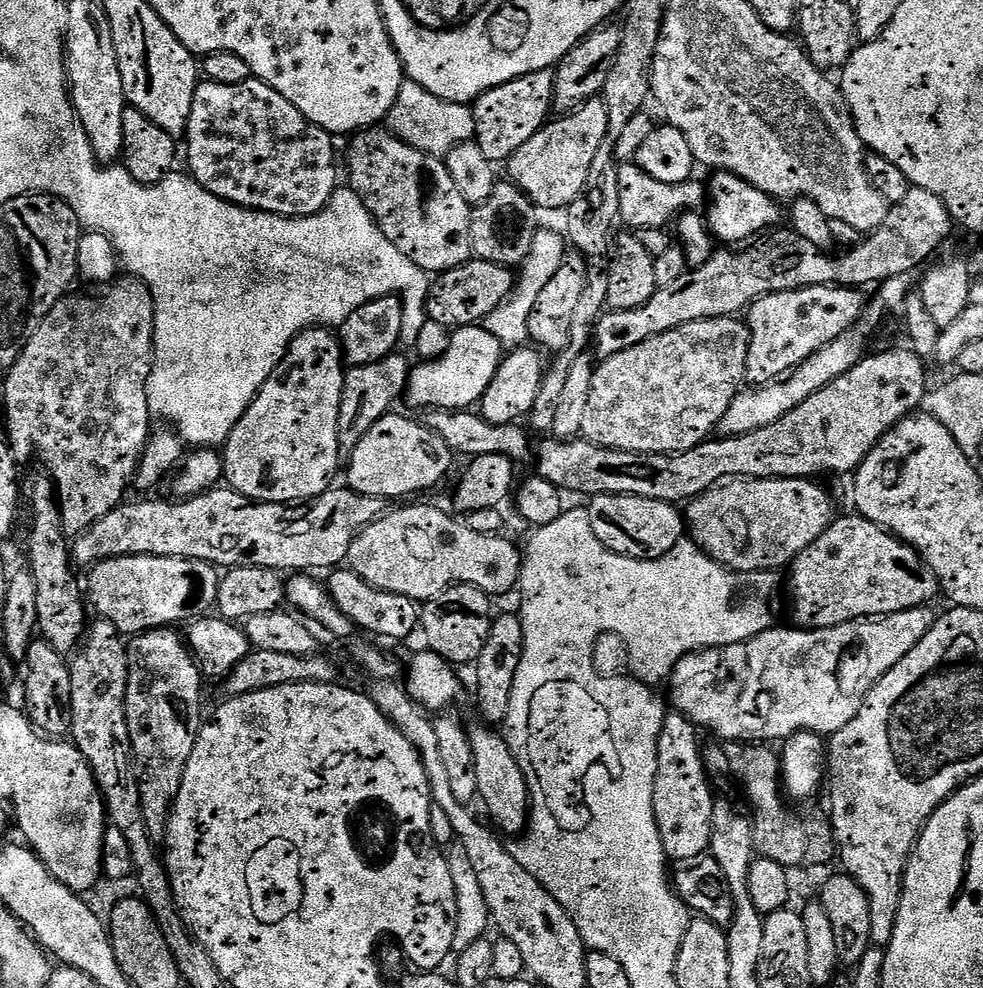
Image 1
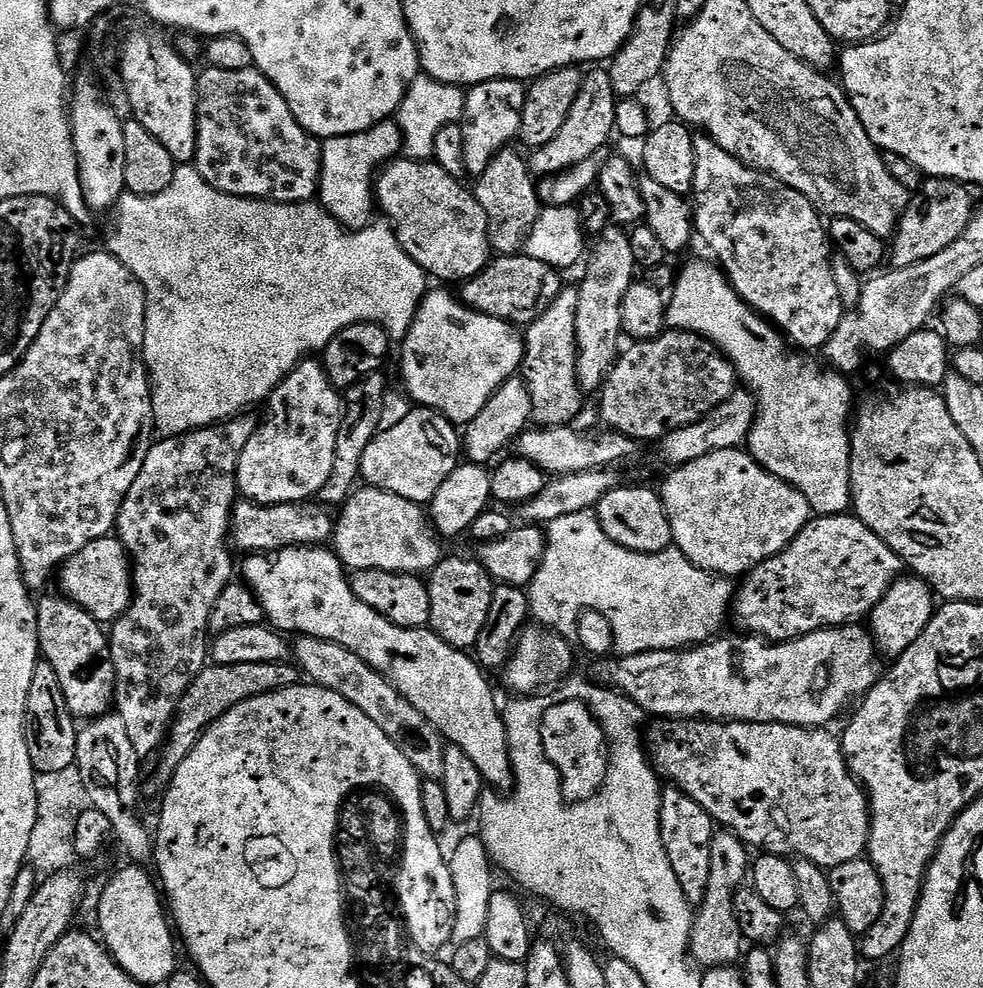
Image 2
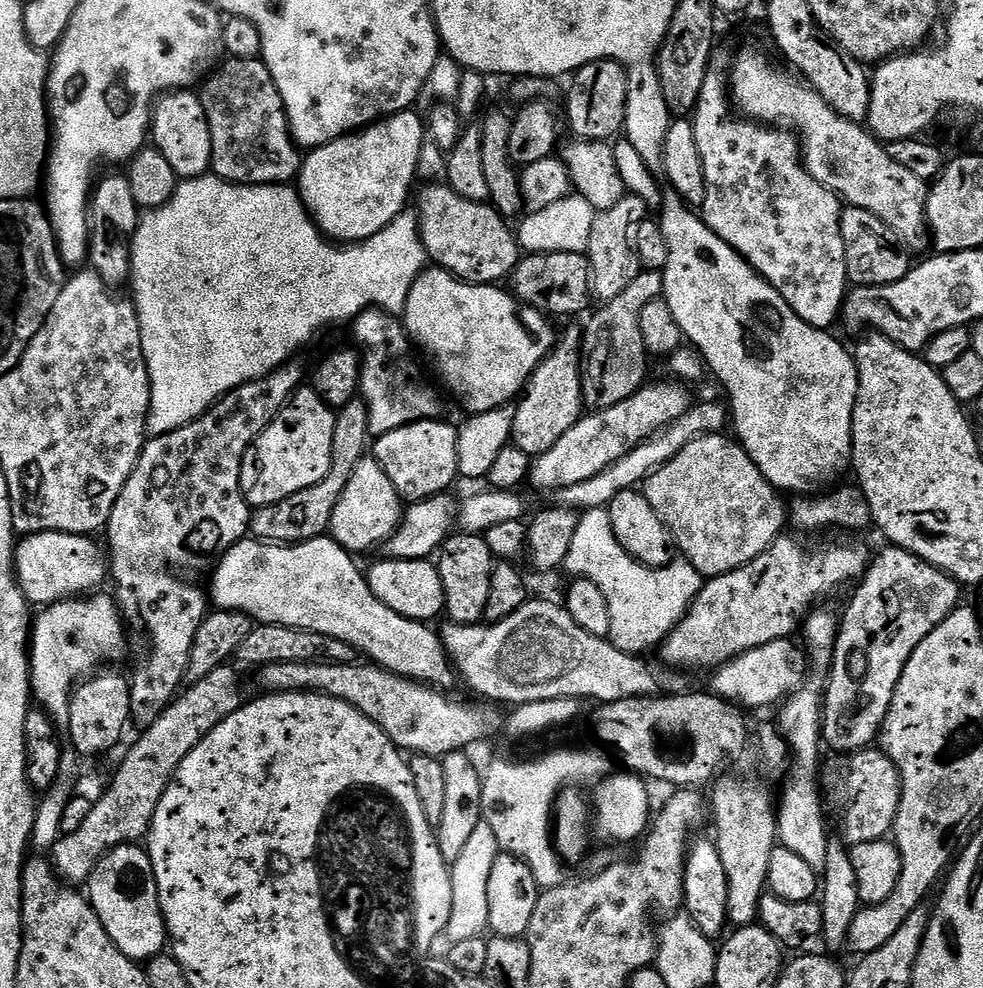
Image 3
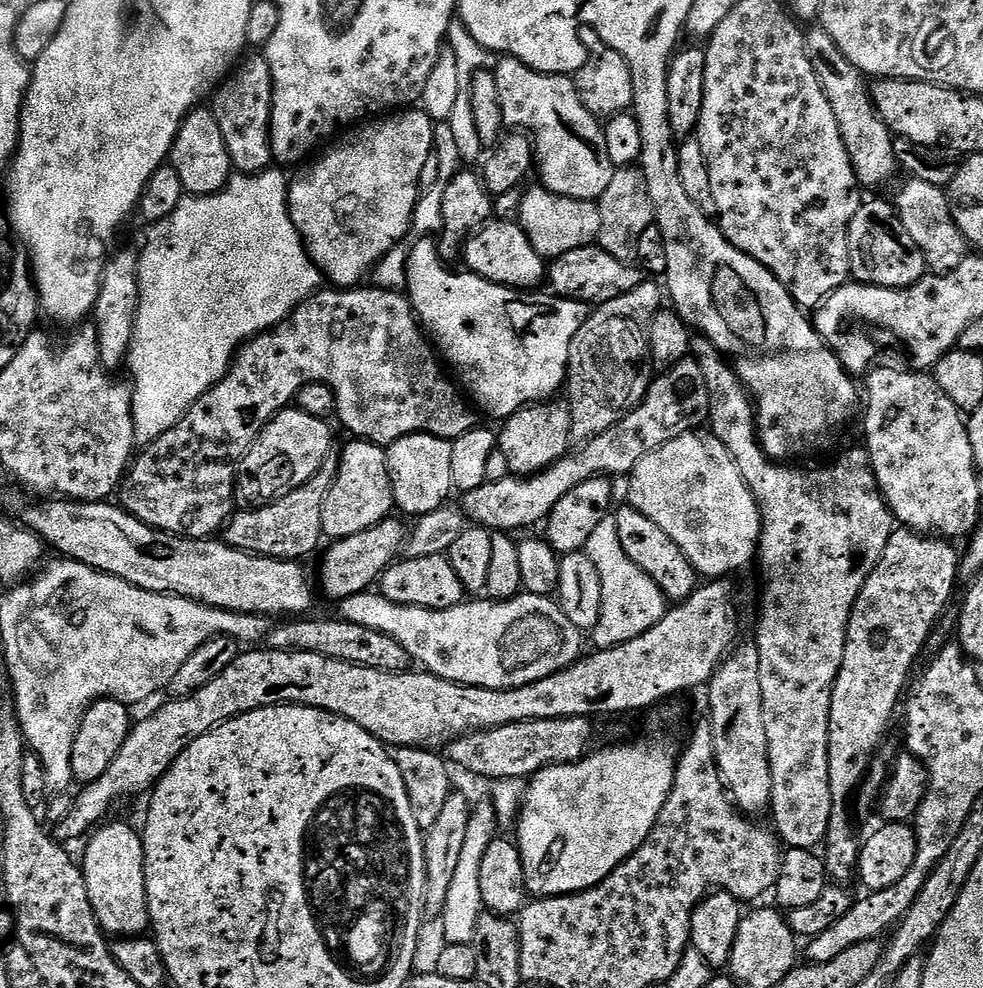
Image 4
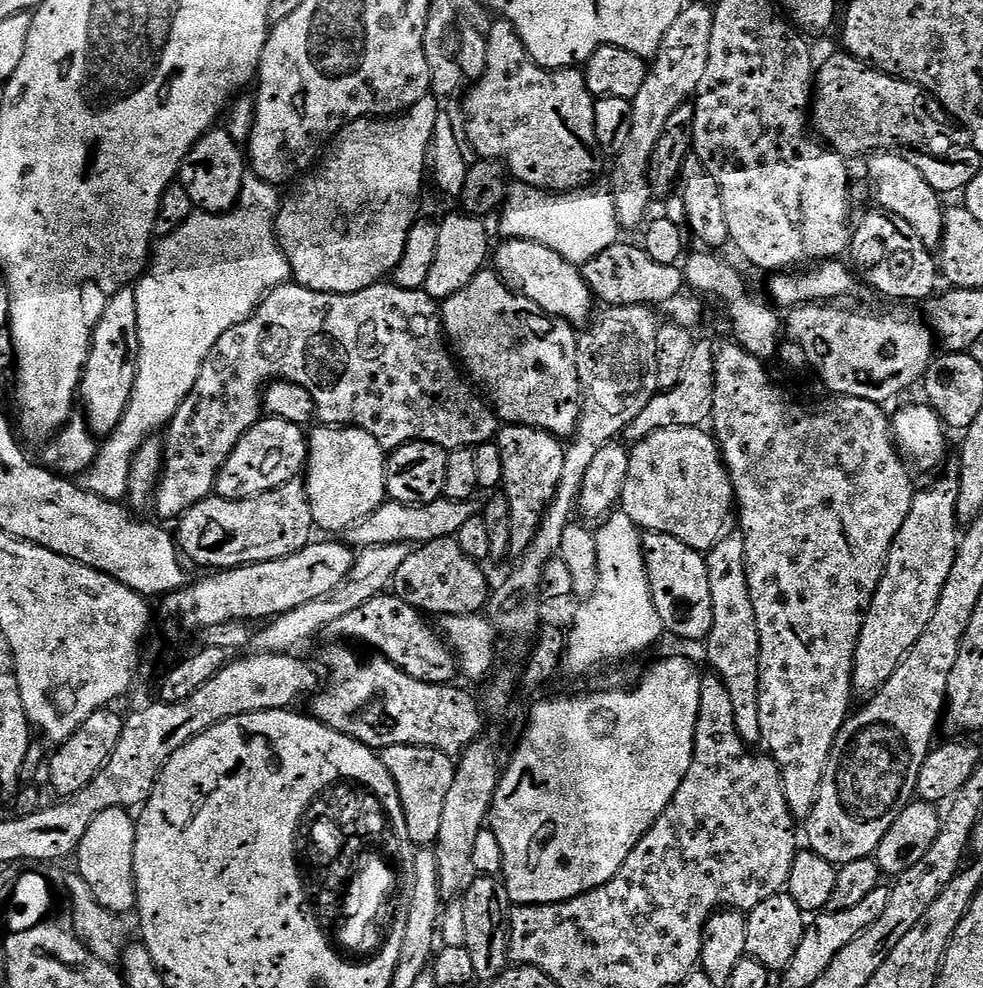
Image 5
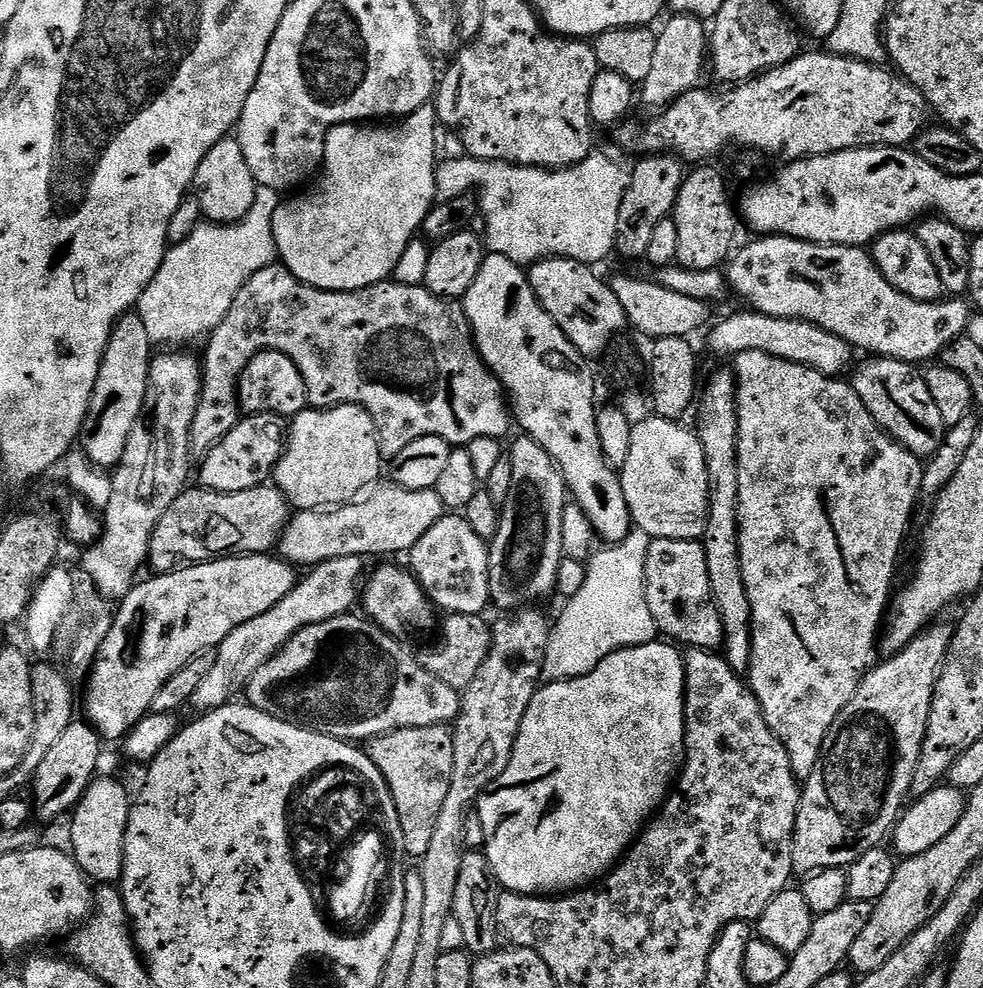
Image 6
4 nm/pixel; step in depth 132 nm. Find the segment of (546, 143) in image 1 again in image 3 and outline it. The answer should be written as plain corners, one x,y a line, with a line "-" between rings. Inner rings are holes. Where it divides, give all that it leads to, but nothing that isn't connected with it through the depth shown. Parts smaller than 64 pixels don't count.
595,60
584,64
571,80
572,89
568,92
568,124
572,127
571,135
577,140
611,141
617,135
615,132
625,127
630,112
627,67
616,60

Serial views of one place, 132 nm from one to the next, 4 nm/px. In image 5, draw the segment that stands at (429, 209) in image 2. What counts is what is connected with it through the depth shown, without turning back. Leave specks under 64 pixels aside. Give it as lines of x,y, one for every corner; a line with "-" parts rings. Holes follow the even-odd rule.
505,239
500,243
504,244
494,248
494,271
513,292
530,298
530,302
534,302
534,306
541,308
548,316
566,320
573,326
587,325
593,319
594,297
577,265
566,262
562,254
554,254
554,250
538,242

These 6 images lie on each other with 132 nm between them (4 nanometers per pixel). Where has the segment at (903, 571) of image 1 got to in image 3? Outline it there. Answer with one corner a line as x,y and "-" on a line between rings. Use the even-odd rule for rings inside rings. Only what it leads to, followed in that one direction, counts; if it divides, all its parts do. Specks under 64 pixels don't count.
781,534
777,536
775,542
767,548
762,554
758,554
758,558
754,558
750,562
746,562
742,566
738,566
734,570
730,570
721,576
713,576
705,579
704,589
700,591
694,598
694,602
688,607
688,613
683,616
678,622
678,626
674,626
674,630
669,632
663,644
659,645
658,653
660,652
659,659
663,661
667,667
673,670
689,670
688,668
708,668
707,670
715,670
722,664
741,656
743,652
749,652
755,648
766,646
775,640
783,640
791,637
792,631
799,629
805,622
805,617
817,607
816,600
824,600
827,596
835,594
839,588
844,588
848,583
851,585
853,582
859,581
860,577
868,571
870,563
870,552
867,552
860,544
816,544
813,548
807,548
800,540
795,540
794,537
788,536
789,534

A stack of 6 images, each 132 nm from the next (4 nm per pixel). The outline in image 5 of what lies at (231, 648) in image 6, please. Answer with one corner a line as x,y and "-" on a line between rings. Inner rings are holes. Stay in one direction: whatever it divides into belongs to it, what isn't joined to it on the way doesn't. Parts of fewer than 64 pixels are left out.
387,544
386,546
370,546
359,549
350,574
339,584
329,596
314,598
314,602
306,602
306,606
298,606
298,610
290,610
286,614
269,619
260,633
255,633
255,647
262,652
287,652
296,650
299,644
307,642
311,636
320,636
330,622
350,614
362,602
370,602
370,598
381,595
391,585
394,574
398,574
398,566
406,562
410,548
407,544

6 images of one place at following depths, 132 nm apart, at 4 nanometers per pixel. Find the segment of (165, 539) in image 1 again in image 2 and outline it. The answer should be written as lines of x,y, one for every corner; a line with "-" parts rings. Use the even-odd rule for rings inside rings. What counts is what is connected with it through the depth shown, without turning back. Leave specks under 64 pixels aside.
240,502
232,510
230,540
244,554
275,554
284,548
324,546
334,536
334,516
328,512
331,511
327,507
316,502
269,505

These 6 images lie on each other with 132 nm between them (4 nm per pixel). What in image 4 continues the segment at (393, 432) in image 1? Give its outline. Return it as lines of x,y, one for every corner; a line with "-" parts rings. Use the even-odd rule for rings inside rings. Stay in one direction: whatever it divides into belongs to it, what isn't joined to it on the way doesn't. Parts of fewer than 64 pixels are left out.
415,432
412,436
403,436
401,440
387,445
388,473
392,483
392,498
397,509
400,508
408,516
422,518
434,510
445,507
449,503
448,495
453,495
452,479
450,478
450,454
452,446
440,436
430,436
427,432

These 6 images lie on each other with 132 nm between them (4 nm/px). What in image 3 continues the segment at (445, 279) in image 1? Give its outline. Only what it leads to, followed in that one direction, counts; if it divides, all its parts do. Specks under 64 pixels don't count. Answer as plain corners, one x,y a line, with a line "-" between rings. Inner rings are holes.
537,252
525,255
510,277
510,288
521,304
529,304
549,317
576,316
592,296
592,275
588,269
587,255
582,252

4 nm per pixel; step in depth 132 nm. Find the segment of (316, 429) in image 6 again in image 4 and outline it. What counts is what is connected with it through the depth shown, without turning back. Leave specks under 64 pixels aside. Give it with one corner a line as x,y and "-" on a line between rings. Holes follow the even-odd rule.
356,438
344,448
340,456
340,473
336,481
331,481
328,496
324,500
324,536
333,540
345,540
354,534
362,534
366,530
375,528
377,524
383,524
394,512
392,498
392,483
388,473
388,458
385,449
379,444
370,444
363,438

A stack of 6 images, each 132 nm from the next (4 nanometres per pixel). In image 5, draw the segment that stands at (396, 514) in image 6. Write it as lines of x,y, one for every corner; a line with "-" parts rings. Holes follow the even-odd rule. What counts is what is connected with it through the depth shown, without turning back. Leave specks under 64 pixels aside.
441,498
429,504
399,504
397,500
388,500
380,504
374,514
370,514
360,523
343,533
343,543
359,550
370,546
387,544
407,544
419,546
429,544
432,540
441,540
447,536
455,537
458,530
471,516
477,515
475,503
467,500
449,500

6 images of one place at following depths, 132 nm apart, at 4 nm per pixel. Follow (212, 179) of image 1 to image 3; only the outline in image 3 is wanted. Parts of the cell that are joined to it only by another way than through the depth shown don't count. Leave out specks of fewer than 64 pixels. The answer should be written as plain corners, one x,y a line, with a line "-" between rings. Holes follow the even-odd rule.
225,59
202,87
198,95
210,126
211,175
232,184
291,185
299,177
302,156
292,138
278,86
263,59

